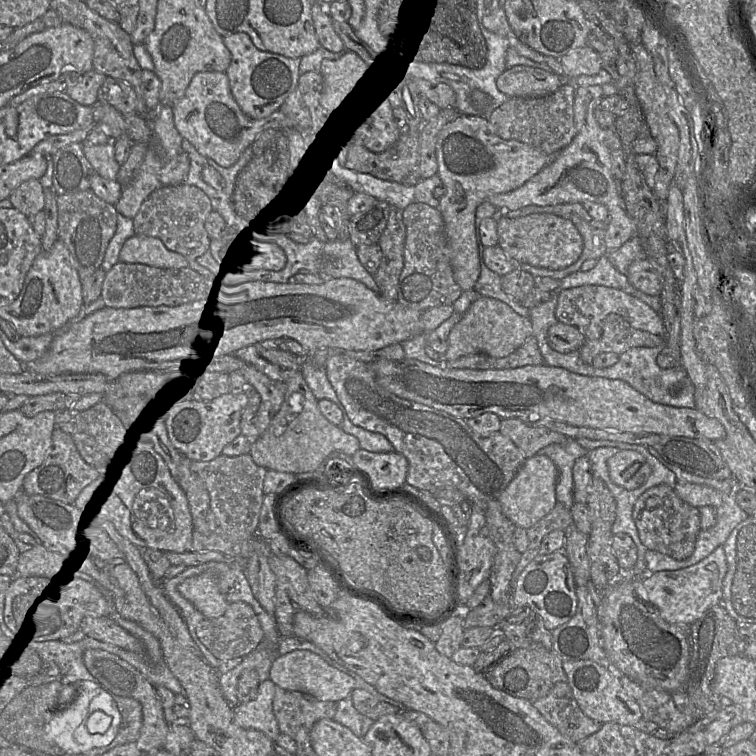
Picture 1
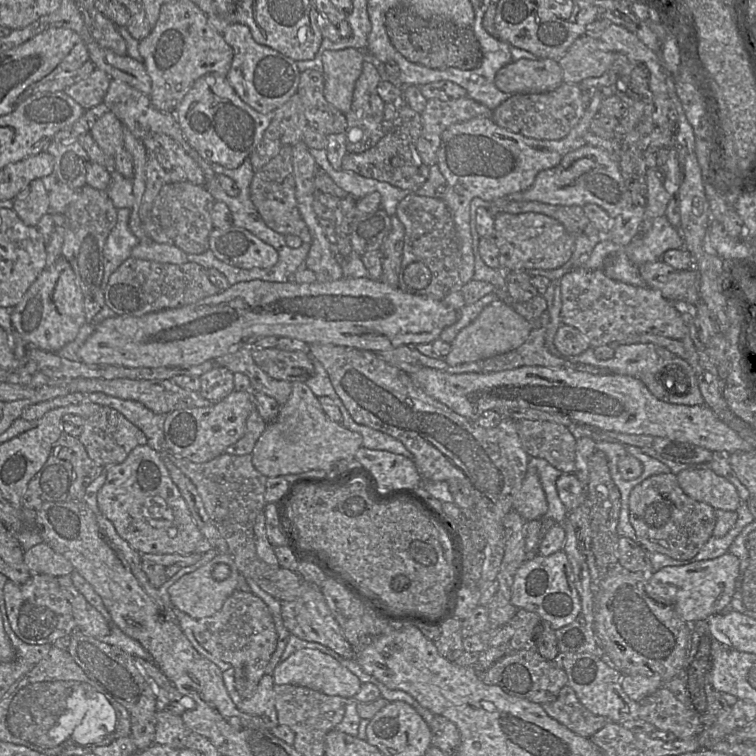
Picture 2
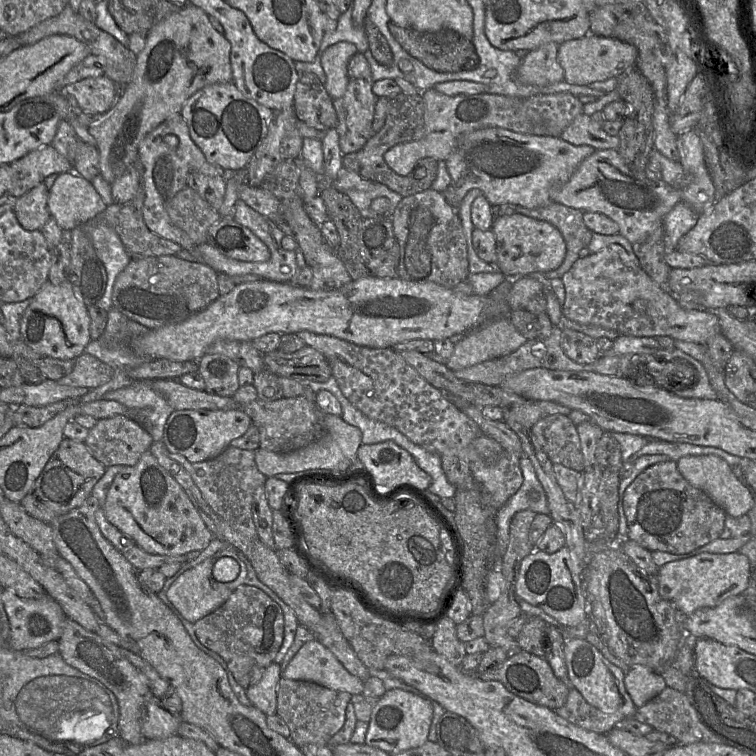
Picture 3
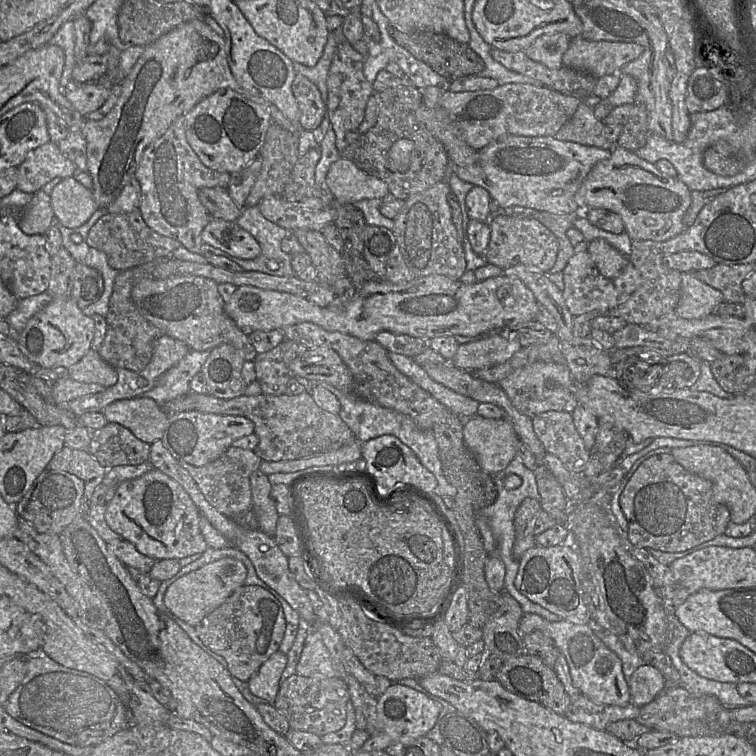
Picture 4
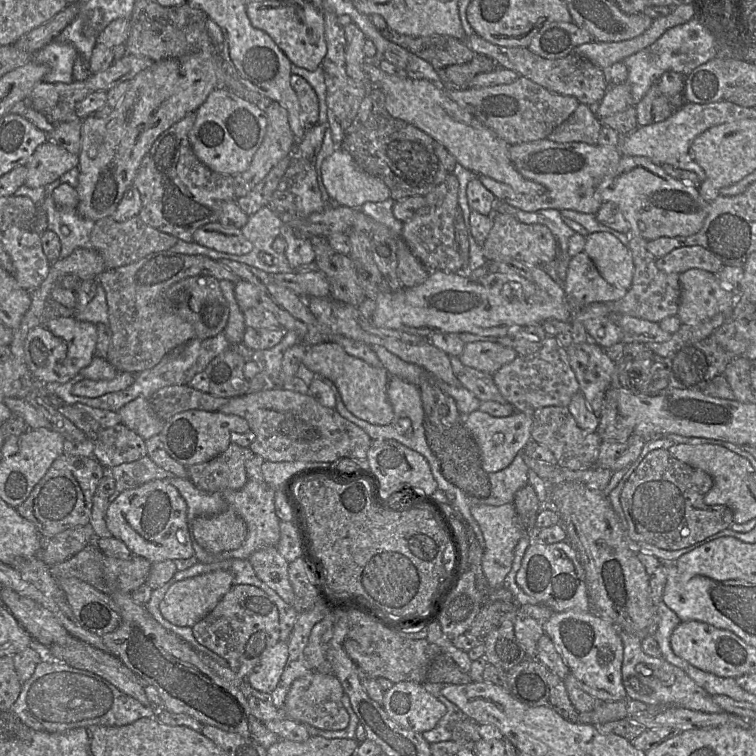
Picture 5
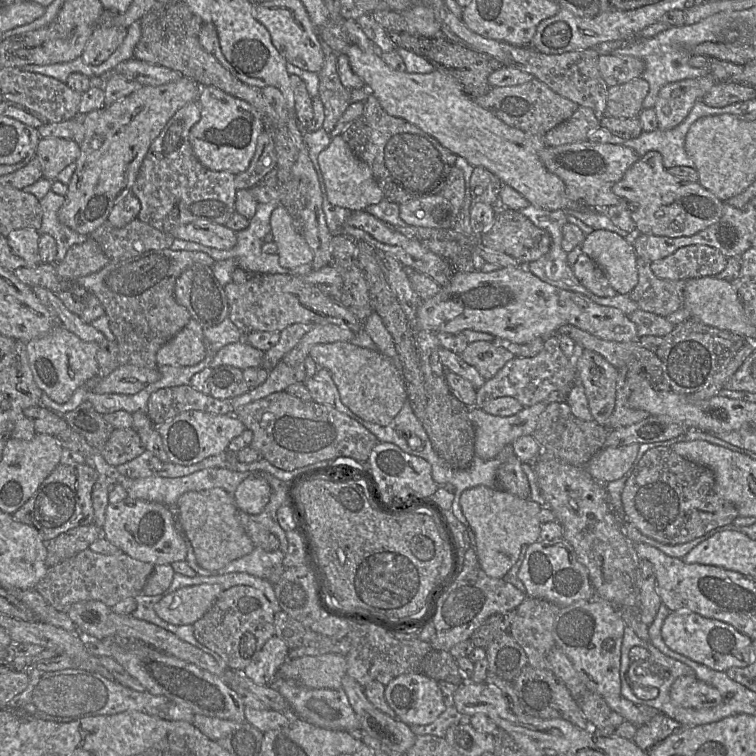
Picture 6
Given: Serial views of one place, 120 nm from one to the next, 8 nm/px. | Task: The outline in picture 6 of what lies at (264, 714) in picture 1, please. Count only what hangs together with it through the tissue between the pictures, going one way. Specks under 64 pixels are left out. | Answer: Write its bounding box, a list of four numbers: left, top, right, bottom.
[243,635,288,686]

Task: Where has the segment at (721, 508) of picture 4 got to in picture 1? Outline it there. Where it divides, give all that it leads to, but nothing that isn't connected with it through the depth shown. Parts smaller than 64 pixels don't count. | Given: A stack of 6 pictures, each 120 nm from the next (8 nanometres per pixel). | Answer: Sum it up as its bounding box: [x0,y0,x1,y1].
[632,484,701,560]

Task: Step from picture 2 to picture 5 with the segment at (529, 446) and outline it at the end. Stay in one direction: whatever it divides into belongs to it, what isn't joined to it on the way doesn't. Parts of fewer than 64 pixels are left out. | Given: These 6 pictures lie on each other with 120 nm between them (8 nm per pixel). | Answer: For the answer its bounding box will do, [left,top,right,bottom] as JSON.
[531,406,602,470]

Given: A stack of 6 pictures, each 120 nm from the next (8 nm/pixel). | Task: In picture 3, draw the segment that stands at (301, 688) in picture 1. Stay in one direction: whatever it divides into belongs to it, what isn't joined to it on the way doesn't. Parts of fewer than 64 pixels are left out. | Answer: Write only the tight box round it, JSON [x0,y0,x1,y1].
[281,640,364,694]

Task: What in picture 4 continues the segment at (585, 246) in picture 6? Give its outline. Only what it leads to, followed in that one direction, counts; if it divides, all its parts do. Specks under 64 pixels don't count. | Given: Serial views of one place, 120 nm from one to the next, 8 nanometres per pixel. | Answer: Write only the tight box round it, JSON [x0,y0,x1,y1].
[587,238,630,279]

